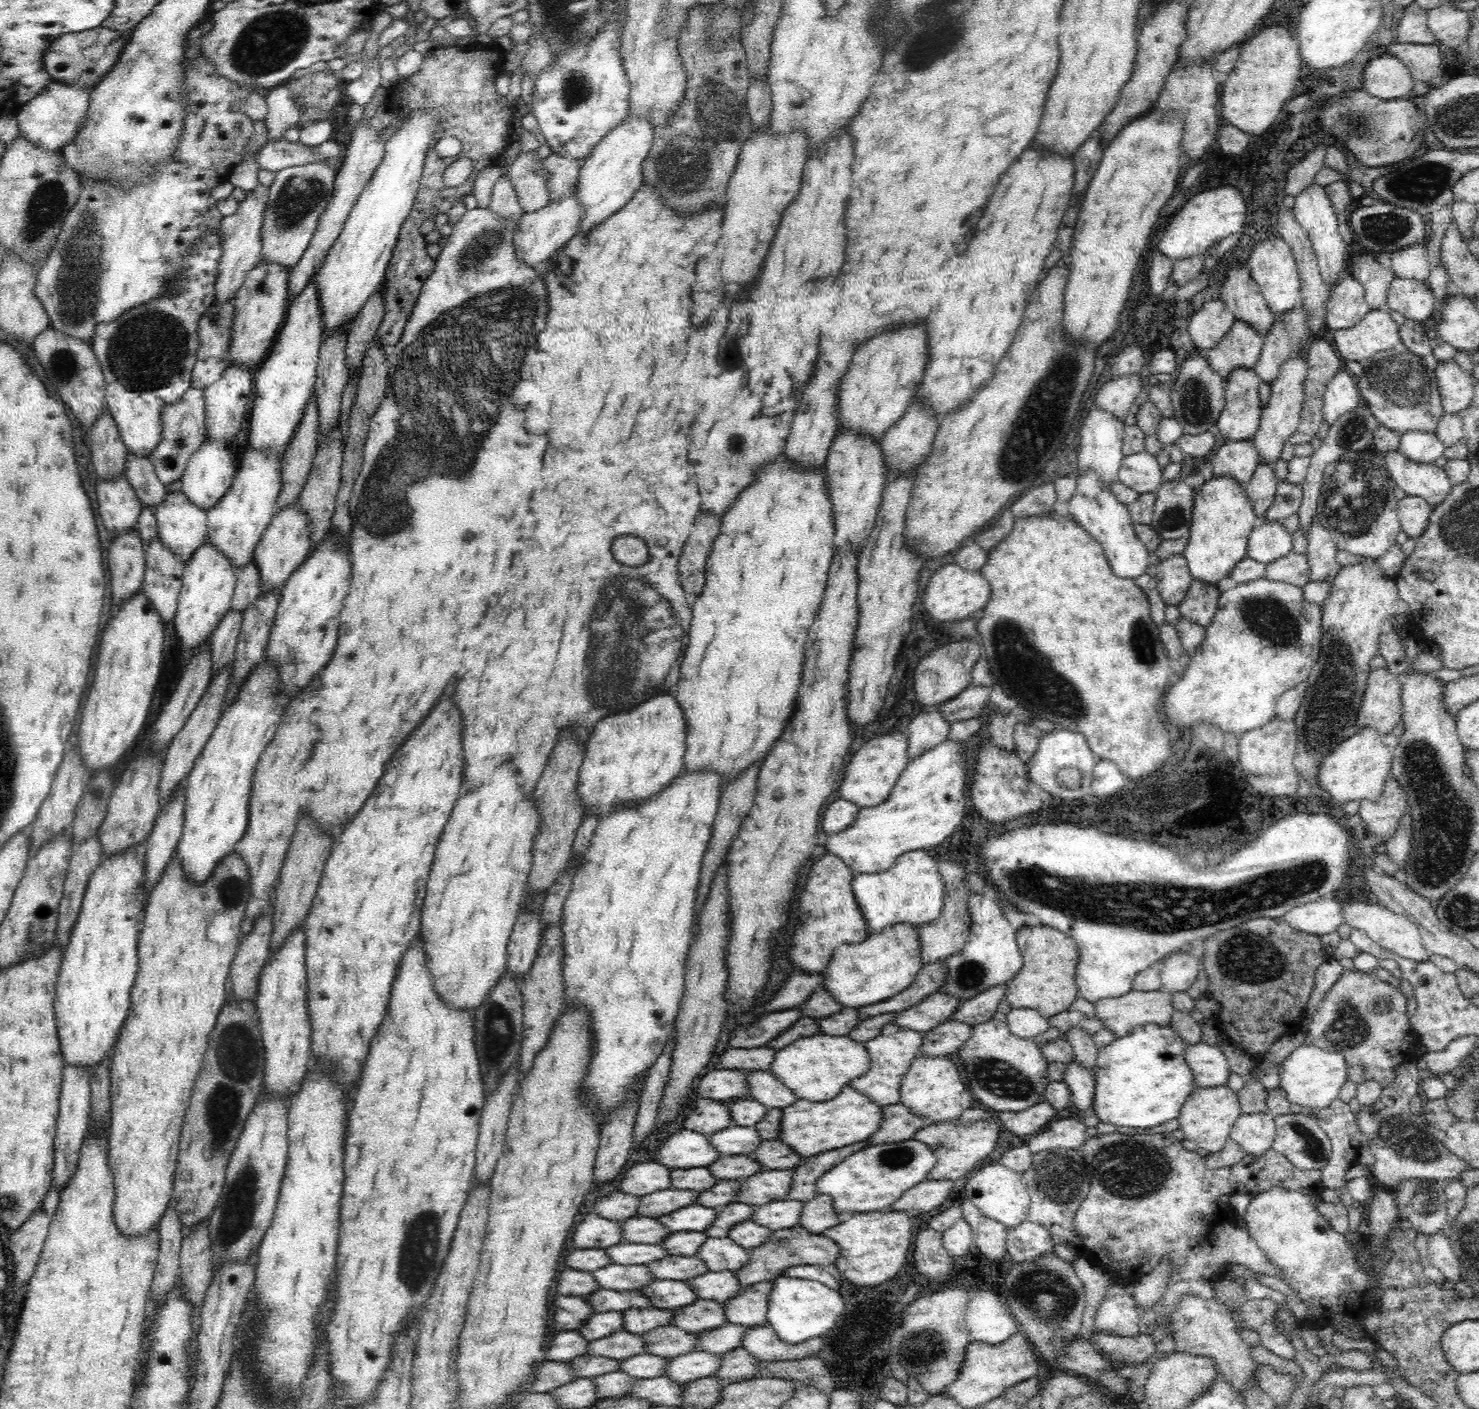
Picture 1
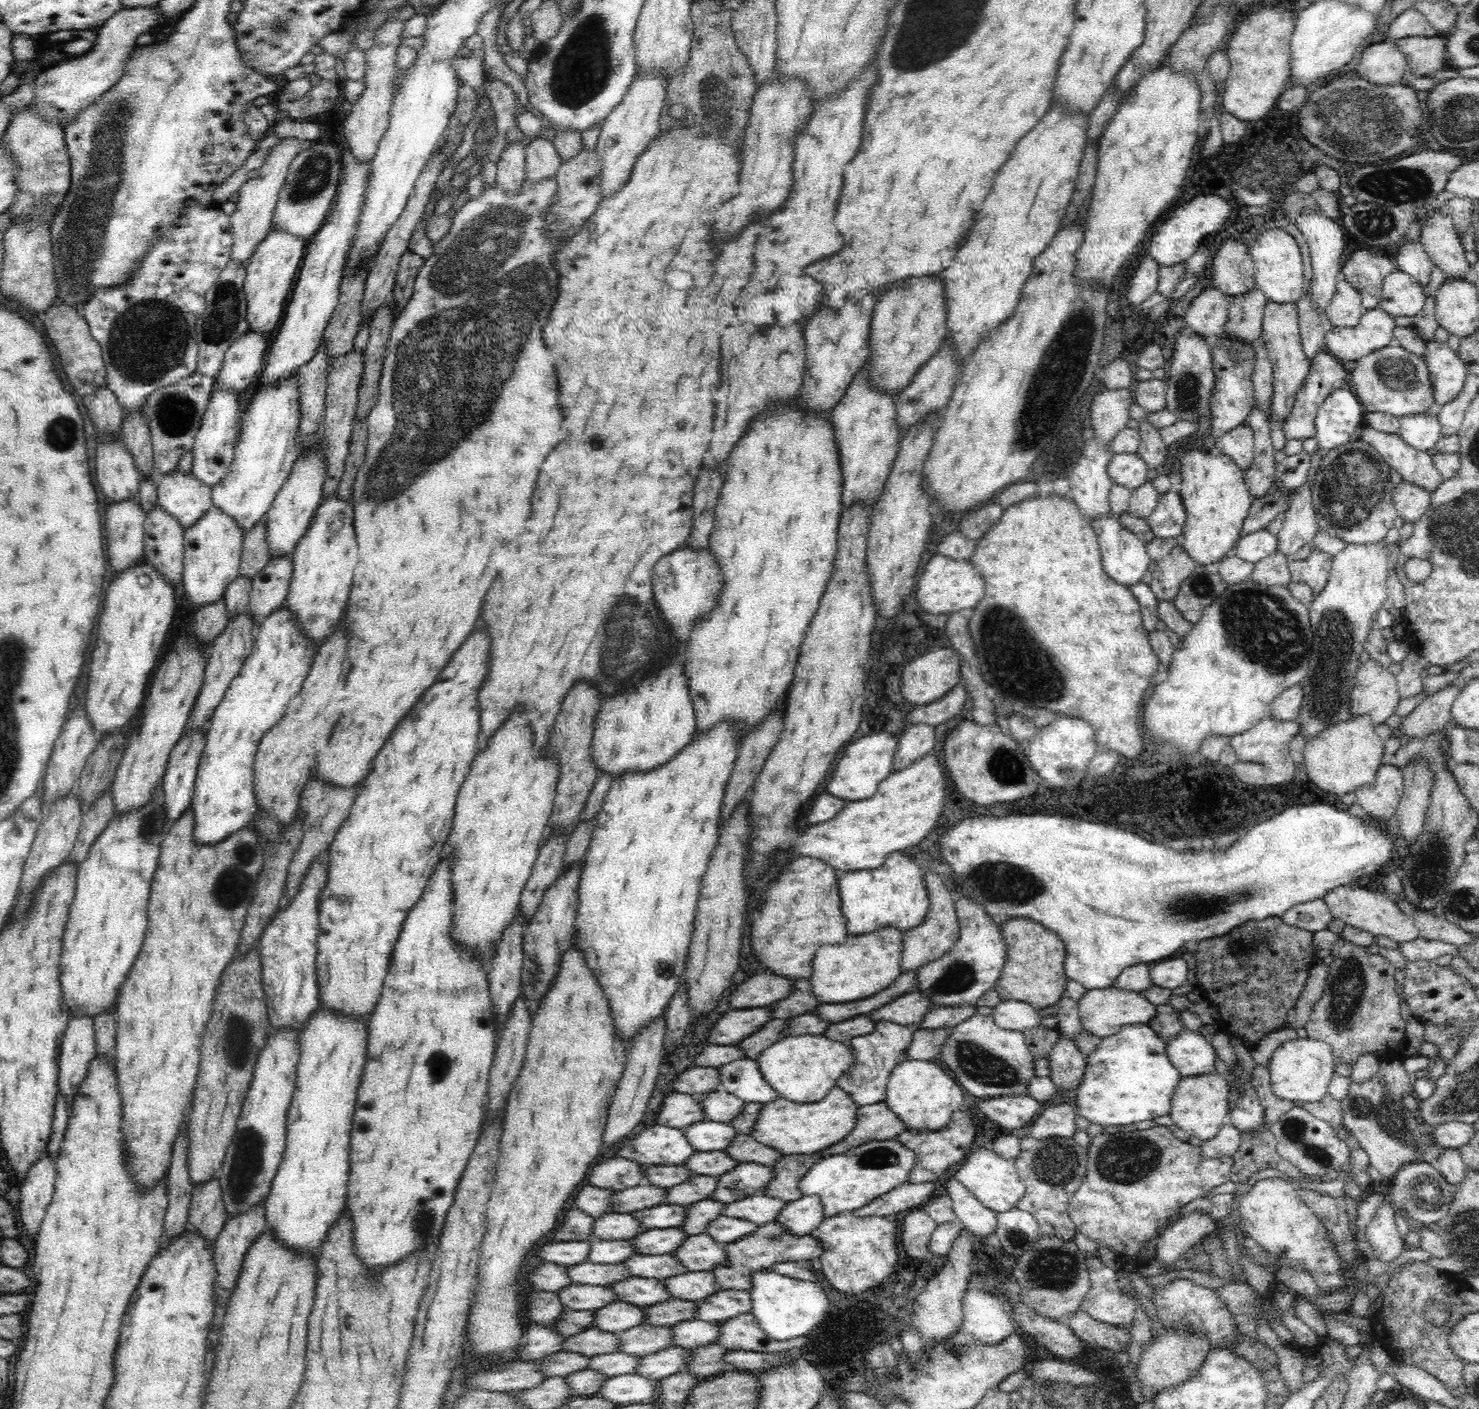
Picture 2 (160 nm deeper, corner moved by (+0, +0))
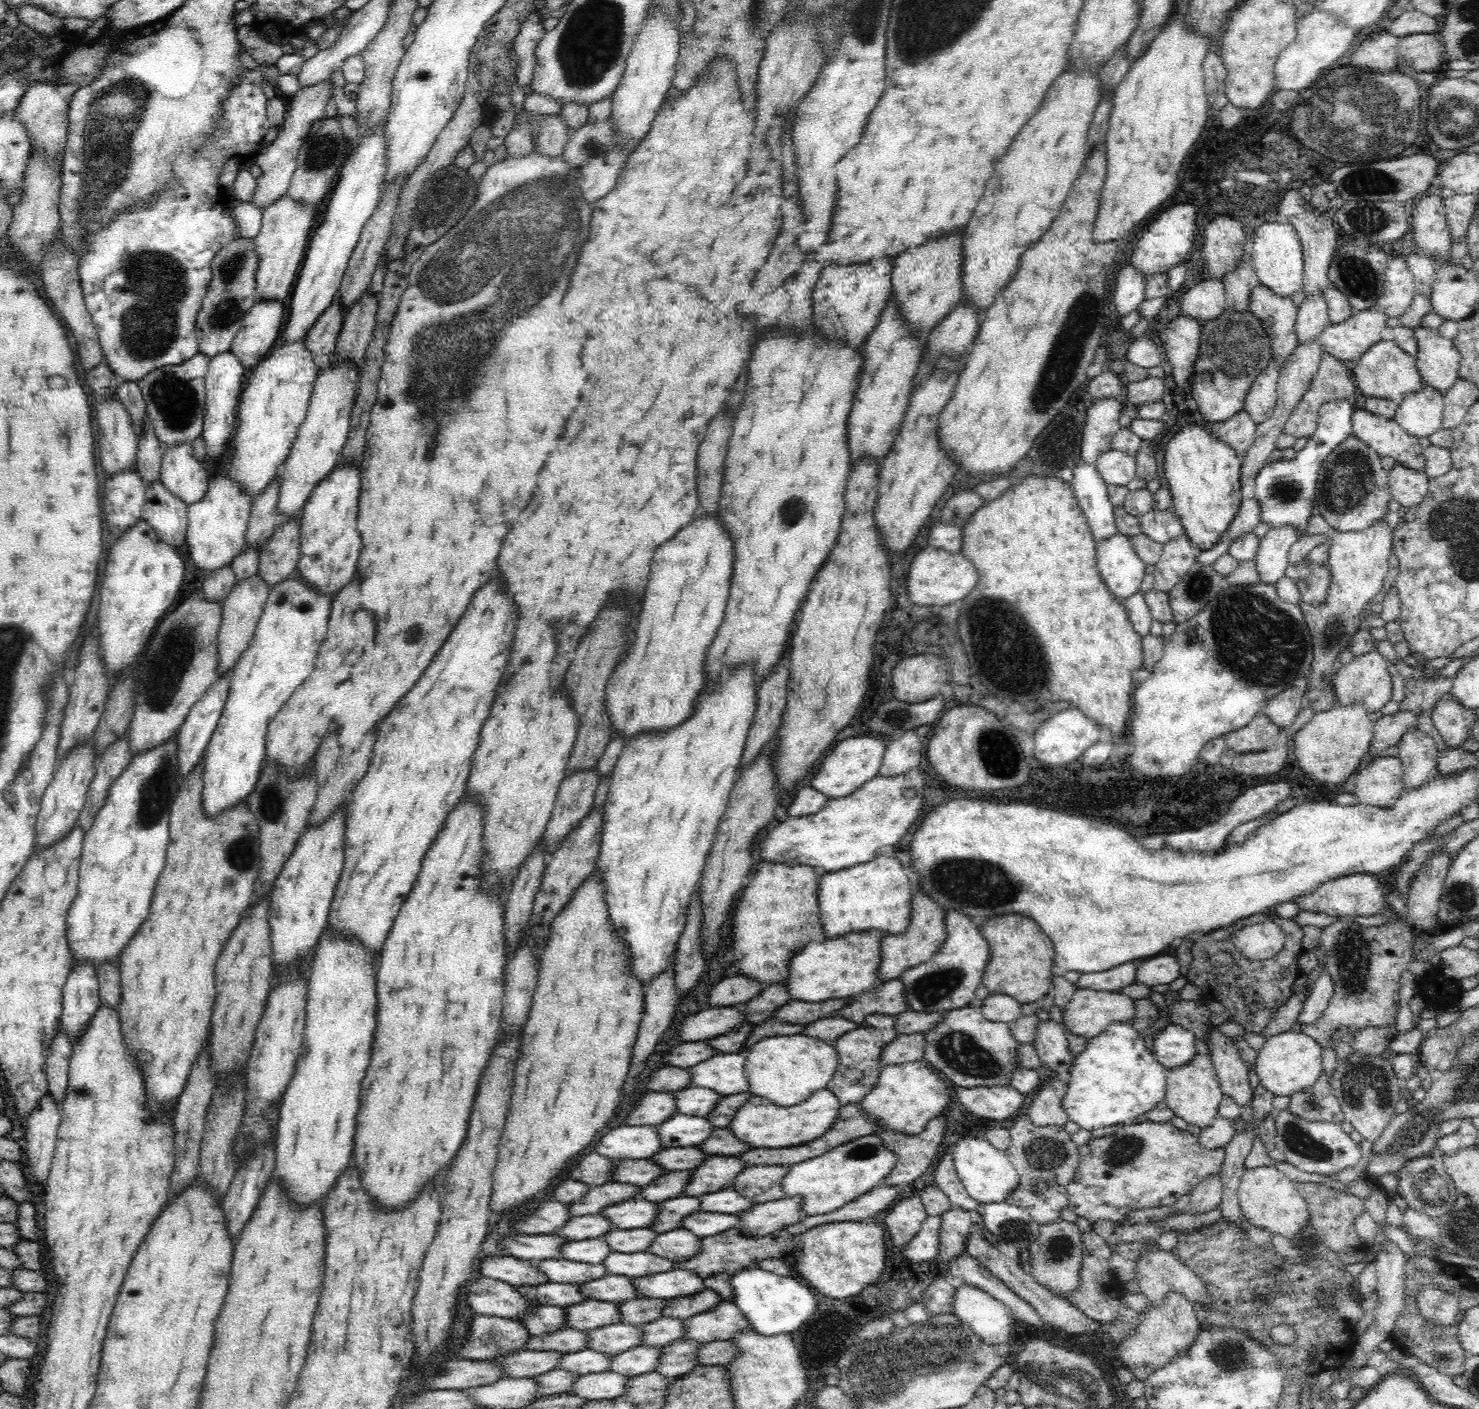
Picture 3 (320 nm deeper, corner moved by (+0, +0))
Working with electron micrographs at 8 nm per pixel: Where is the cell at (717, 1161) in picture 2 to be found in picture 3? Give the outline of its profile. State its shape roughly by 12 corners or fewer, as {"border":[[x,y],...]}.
{"border":[[666,1147],[651,1161],[666,1171],[692,1170],[708,1156],[696,1147]]}

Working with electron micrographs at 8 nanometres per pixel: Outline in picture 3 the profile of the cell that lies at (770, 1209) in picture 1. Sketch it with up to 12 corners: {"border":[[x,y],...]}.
{"border":[[732,1188],[702,1194],[706,1212],[736,1215],[750,1210],[752,1202]]}

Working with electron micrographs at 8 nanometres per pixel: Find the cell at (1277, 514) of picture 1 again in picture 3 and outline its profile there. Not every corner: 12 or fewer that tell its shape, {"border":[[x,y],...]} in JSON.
{"border":[[1241,500],[1227,529],[1212,545],[1200,550],[1197,561],[1211,564],[1240,535],[1260,522],[1258,500]]}

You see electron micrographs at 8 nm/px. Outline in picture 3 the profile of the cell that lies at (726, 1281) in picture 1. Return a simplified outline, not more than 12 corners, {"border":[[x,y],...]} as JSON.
{"border":[[680,1268],[633,1278],[640,1297],[694,1296],[703,1280]]}

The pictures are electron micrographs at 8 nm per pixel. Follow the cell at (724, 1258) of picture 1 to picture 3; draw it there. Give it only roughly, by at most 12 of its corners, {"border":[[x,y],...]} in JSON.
{"border":[[685,1228],[657,1234],[647,1251],[679,1264],[699,1253]]}

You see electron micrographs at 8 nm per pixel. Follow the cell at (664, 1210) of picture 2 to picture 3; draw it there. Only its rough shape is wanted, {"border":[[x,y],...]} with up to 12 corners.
{"border":[[636,1197],[599,1213],[622,1230],[649,1228],[657,1203]]}

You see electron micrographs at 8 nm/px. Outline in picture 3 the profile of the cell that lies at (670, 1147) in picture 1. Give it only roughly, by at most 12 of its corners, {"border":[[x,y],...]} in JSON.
{"border":[[655,1126],[609,1129],[594,1152],[650,1159],[666,1146]]}

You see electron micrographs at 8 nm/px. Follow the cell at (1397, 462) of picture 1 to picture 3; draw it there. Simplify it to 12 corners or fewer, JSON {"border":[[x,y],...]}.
{"border":[[1365,410],[1352,432],[1380,456],[1424,472],[1423,448],[1396,420]]}

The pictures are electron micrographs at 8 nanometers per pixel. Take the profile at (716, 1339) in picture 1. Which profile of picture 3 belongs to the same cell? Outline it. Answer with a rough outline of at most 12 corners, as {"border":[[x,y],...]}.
{"border":[[684,1321],[642,1324],[642,1345],[661,1347],[684,1338]]}

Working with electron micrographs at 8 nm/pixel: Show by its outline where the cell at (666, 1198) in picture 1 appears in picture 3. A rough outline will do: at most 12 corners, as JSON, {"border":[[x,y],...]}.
{"border":[[614,1181],[589,1186],[568,1203],[574,1216],[639,1197],[640,1186]]}

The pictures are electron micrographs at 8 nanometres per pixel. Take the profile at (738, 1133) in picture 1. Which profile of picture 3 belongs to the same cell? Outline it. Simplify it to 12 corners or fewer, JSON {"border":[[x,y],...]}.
{"border":[[676,1113],[658,1123],[659,1143],[695,1147],[710,1136],[706,1117]]}

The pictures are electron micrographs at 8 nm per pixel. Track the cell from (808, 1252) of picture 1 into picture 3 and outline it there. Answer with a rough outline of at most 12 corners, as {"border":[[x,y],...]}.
{"border":[[737,1227],[700,1239],[676,1268],[697,1274],[720,1299],[730,1277],[765,1258],[782,1259],[801,1242],[780,1230],[746,1236]]}

